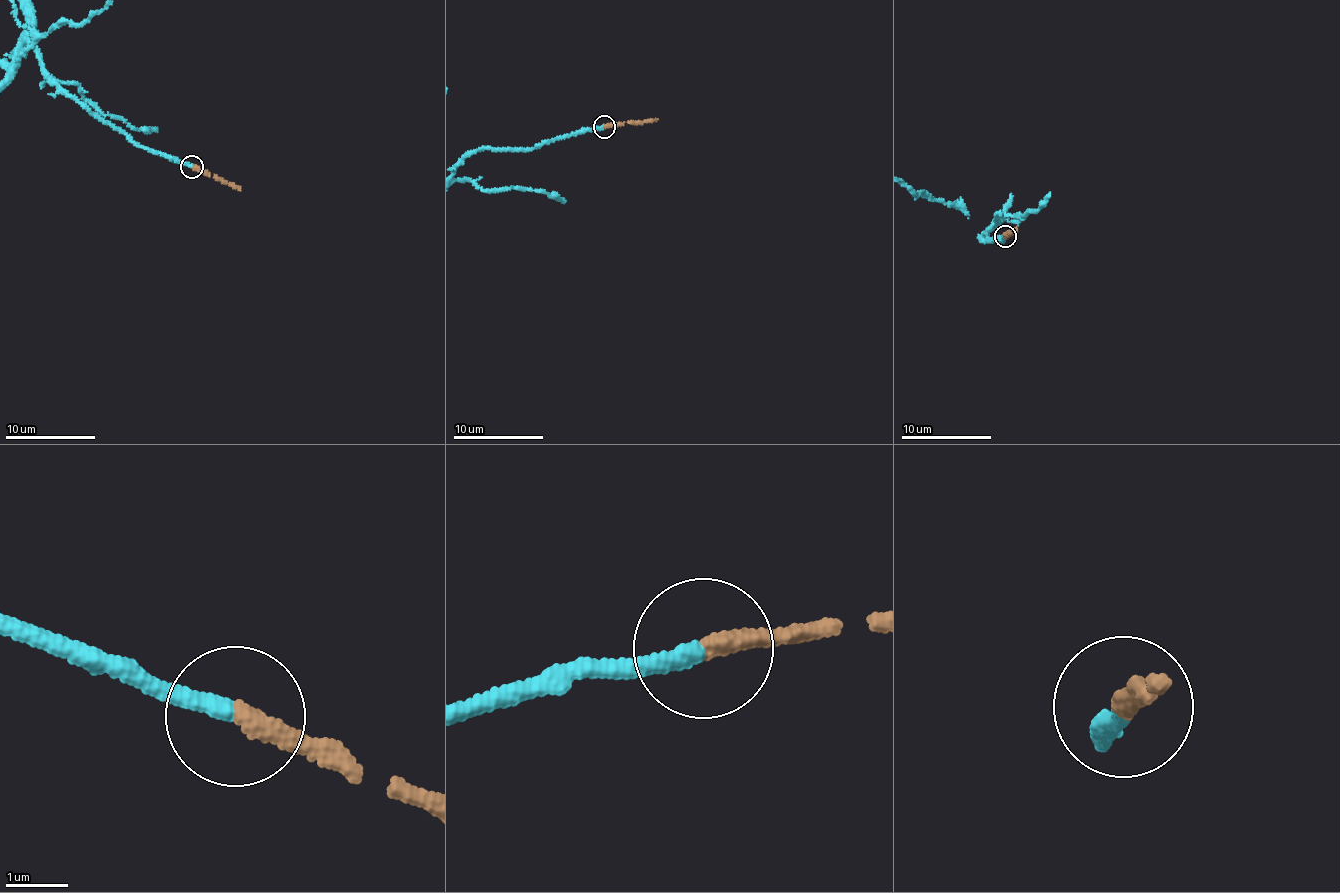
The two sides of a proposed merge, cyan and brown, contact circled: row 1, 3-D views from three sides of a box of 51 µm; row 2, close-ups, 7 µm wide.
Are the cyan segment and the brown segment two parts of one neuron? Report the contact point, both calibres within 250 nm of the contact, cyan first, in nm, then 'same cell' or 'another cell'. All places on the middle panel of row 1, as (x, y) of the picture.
(604, 126) | 300/320 nm | same cell

